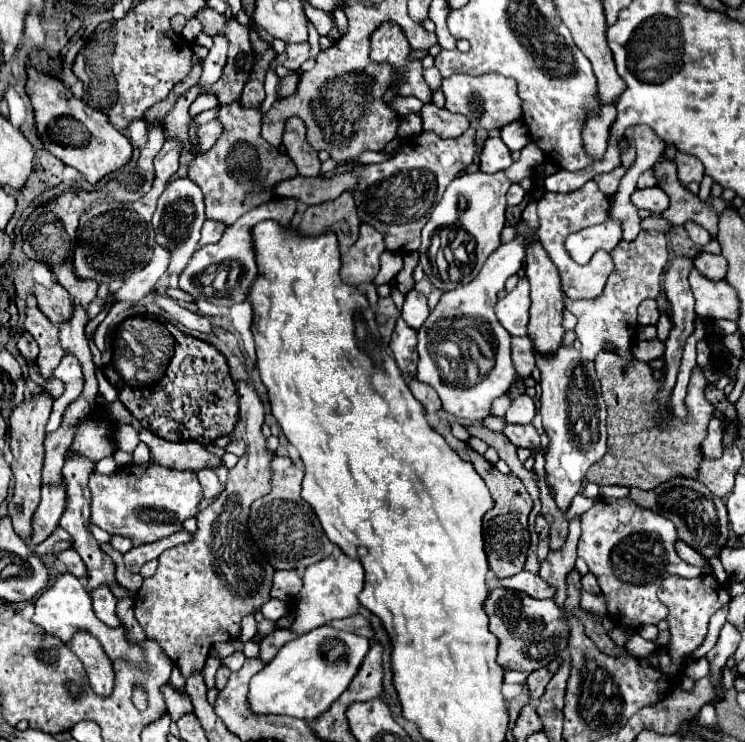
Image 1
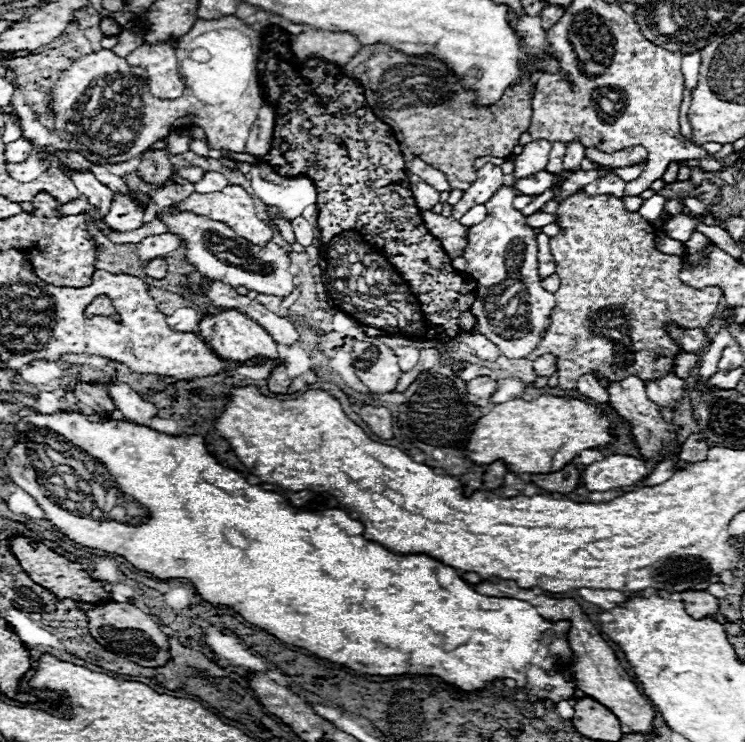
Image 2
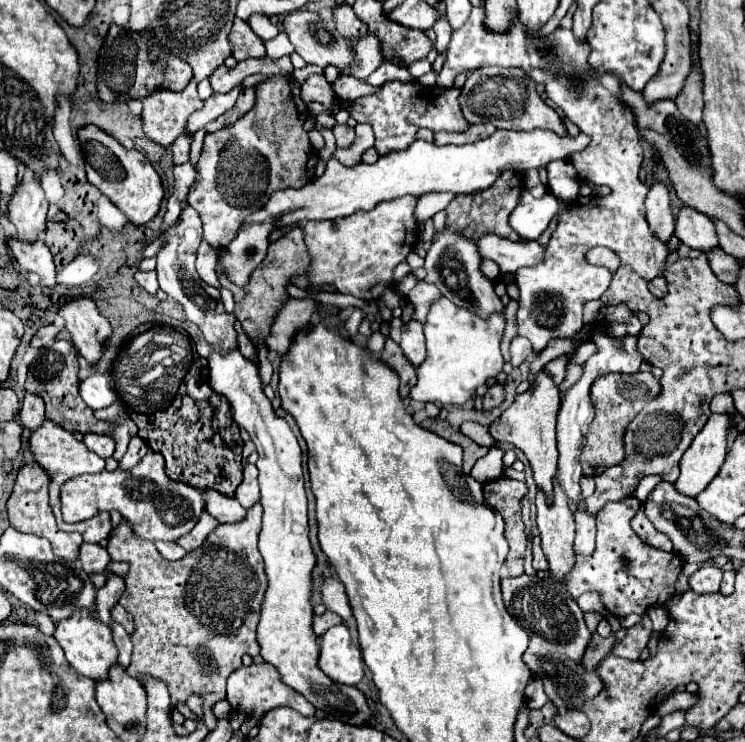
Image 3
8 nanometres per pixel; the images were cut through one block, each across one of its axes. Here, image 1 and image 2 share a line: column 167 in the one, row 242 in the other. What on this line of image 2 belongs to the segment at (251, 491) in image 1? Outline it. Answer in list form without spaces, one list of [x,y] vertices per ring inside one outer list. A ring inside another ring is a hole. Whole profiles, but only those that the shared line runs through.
[[[574,194],[570,198],[566,198],[562,204],[560,204],[560,210],[556,212],[560,216],[558,224],[560,224],[560,234],[550,238],[550,250],[552,250],[552,256],[554,256],[554,262],[556,262],[556,272],[560,276],[560,288],[554,292],[556,296],[556,308],[552,308],[552,314],[550,314],[550,326],[546,328],[536,352],[532,352],[532,356],[528,356],[530,360],[534,360],[536,356],[540,354],[546,354],[546,352],[552,352],[558,356],[558,378],[560,378],[560,388],[576,388],[576,380],[582,376],[582,374],[592,374],[592,372],[598,372],[600,376],[608,378],[608,380],[620,380],[620,378],[626,378],[630,374],[638,376],[640,380],[648,382],[648,380],[656,380],[664,374],[668,374],[672,368],[674,368],[674,358],[678,356],[678,352],[682,350],[670,336],[668,332],[664,330],[664,322],[666,320],[672,320],[676,322],[678,326],[682,328],[702,328],[702,326],[708,326],[708,322],[712,320],[716,308],[718,308],[718,302],[722,300],[722,292],[720,288],[704,288],[704,290],[694,290],[690,286],[684,286],[680,280],[678,280],[678,262],[680,258],[678,256],[670,256],[670,254],[662,254],[656,250],[654,246],[654,240],[656,240],[656,230],[650,222],[646,222],[638,212],[626,212],[624,206],[622,206],[622,200],[616,198],[616,196],[586,196],[586,194]]]

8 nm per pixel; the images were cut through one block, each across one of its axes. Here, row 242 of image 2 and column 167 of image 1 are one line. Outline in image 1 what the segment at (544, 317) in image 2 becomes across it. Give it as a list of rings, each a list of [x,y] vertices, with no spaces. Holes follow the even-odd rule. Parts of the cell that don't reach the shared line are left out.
[[[130,464],[118,468],[114,474],[90,474],[92,516],[90,522],[108,534],[120,534],[132,540],[134,546],[156,542],[178,530],[186,518],[198,514],[202,488],[198,476],[190,470],[174,470],[160,464]]]

